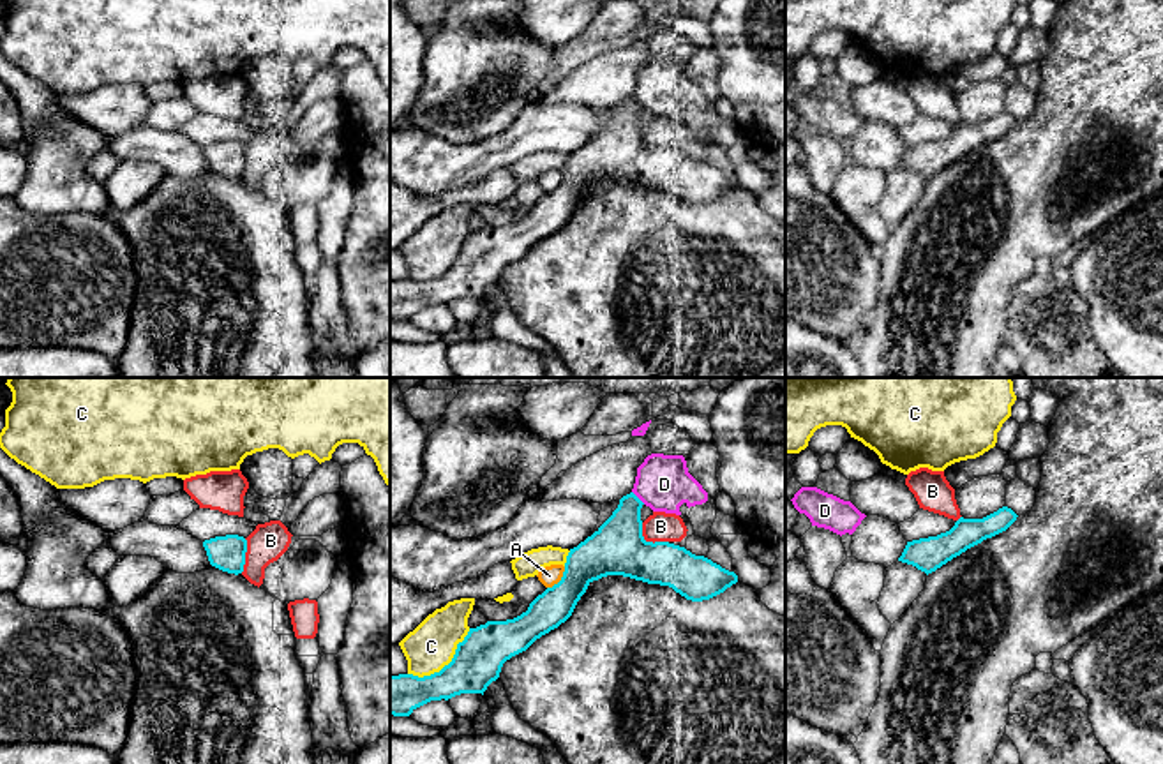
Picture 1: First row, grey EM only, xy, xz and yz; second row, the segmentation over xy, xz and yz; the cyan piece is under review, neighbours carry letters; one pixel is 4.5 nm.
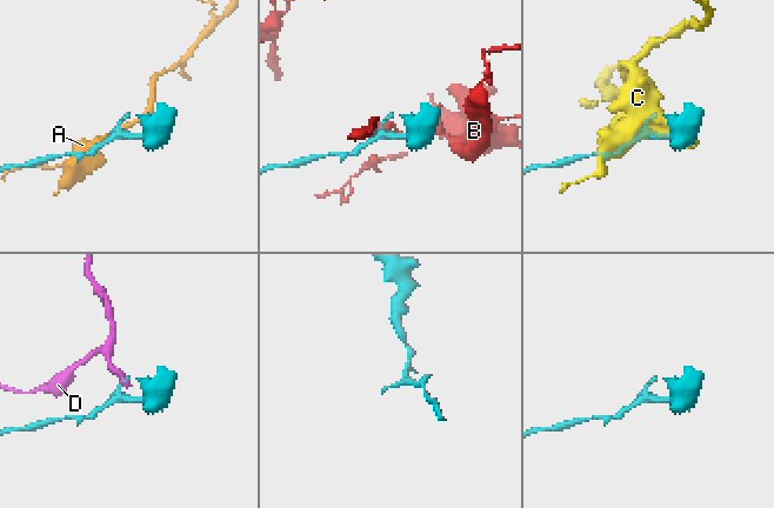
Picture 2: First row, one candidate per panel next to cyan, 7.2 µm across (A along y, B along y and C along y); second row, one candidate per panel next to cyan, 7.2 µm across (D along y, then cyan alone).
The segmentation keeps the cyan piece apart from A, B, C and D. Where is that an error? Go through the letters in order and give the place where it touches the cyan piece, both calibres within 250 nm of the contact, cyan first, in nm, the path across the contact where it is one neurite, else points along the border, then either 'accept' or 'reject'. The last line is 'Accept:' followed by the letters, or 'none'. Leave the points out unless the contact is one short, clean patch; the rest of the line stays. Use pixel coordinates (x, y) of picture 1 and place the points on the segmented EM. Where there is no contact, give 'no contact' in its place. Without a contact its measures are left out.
A: meets cyan in xz at (562, 579); 220 nm thick on the cyan side, 90 nm on the other; border along xz (565, 567), (560, 579), (547, 588); reject
B: meets cyan in xz at (648, 542); 240 nm thick on the cyan side, 140 nm on the other; accept
C: meets cyan in xz at (445, 666); 220 nm thick on the cyan side, 220 nm on the other; reject
D: meets cyan in xz at (637, 498); 240 nm thick on the cyan side, 240 nm on the other; reject
Accept: B

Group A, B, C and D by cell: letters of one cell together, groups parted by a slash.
A / B / C / D

